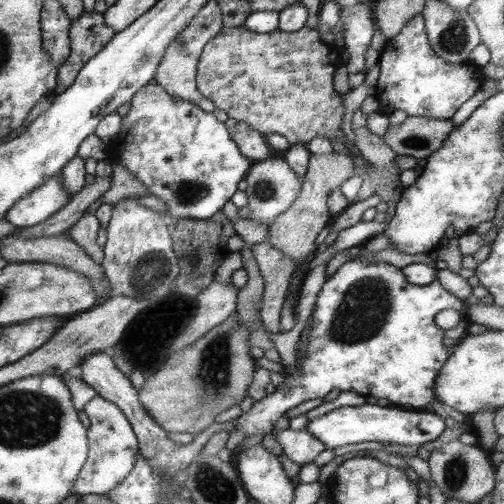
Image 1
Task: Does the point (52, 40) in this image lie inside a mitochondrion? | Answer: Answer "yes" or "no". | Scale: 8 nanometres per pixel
yes

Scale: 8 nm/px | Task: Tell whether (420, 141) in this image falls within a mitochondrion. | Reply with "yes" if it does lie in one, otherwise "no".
yes

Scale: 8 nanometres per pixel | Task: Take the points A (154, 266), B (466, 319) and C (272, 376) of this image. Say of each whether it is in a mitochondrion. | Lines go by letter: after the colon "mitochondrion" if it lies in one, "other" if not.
A: mitochondrion
B: other
C: other

